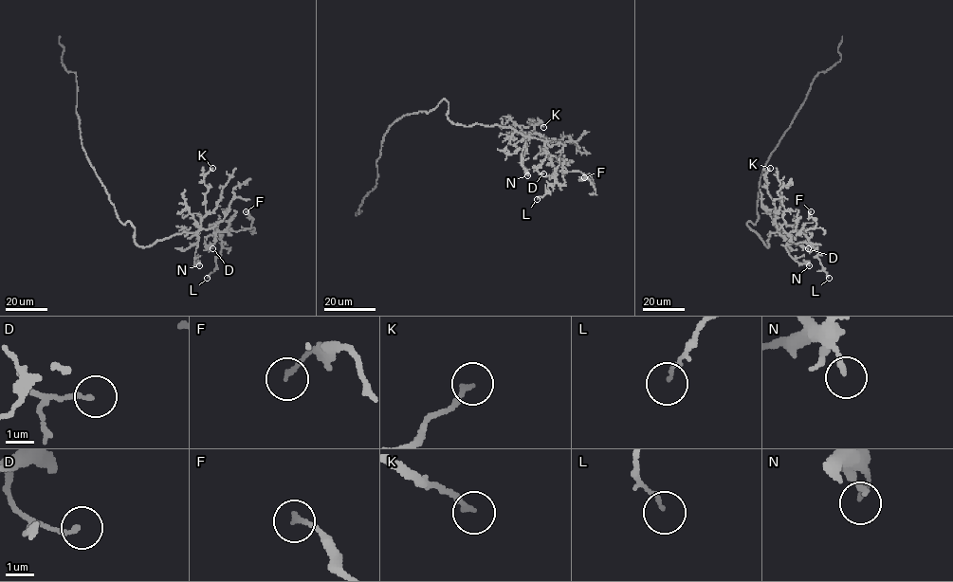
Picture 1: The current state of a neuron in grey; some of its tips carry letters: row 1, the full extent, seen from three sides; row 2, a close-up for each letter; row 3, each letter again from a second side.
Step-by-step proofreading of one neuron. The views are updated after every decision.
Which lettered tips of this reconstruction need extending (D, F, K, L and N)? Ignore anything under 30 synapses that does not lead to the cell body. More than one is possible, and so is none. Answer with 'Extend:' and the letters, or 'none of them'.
Extend: none of them

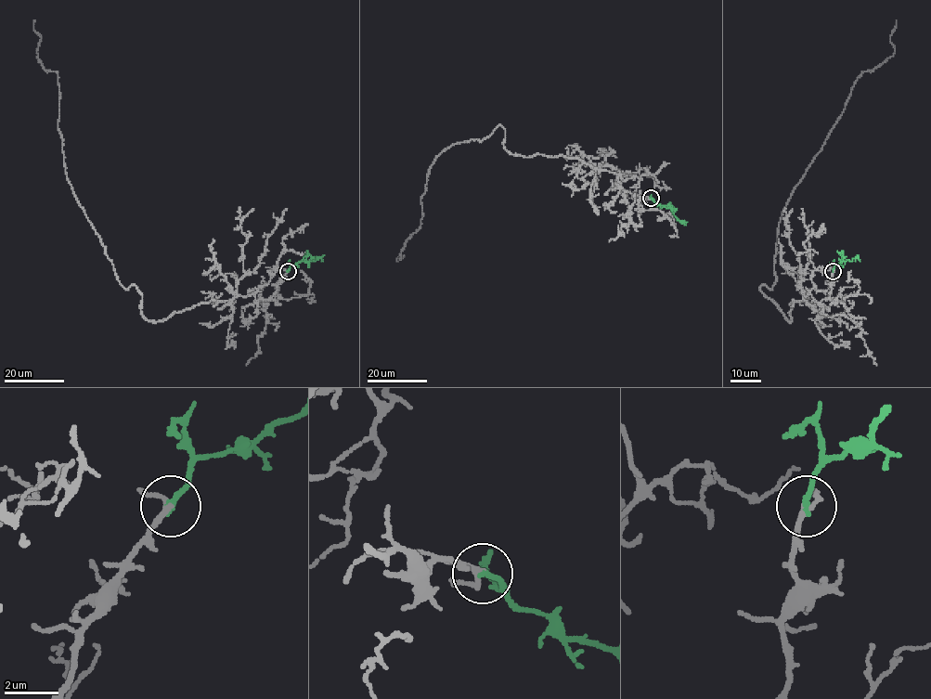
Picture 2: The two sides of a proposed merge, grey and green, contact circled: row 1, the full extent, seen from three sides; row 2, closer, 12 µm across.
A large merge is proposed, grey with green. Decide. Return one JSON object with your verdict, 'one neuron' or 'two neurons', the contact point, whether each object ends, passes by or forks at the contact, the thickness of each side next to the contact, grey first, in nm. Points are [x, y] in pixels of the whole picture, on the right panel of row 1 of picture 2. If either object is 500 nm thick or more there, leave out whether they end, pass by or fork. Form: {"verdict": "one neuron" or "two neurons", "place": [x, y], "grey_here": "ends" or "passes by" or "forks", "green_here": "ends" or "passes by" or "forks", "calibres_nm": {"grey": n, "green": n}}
{"verdict": "one neuron", "place": [833, 271], "grey_here": "passes by", "green_here": "ends", "calibres_nm": {"grey": 190, "green": 200}}

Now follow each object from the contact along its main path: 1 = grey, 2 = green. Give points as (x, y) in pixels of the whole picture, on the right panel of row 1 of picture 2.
1: (833, 271), (789, 322), (760, 289), (783, 208), (855, 81), (895, 51), (896, 20)
2: (833, 271), (842, 261), (854, 258), (860, 261)

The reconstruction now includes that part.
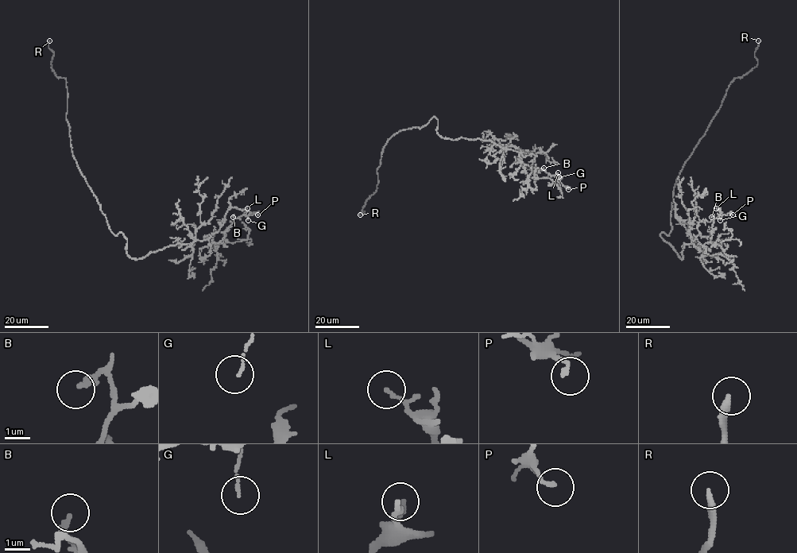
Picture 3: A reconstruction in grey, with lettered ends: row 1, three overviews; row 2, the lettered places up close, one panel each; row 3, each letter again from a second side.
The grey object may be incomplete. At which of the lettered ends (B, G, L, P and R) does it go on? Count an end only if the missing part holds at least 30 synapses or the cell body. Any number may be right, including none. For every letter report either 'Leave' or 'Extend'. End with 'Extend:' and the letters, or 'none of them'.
B: Leave
G: Leave
L: Leave
P: Leave
R: Extend
Extend: R

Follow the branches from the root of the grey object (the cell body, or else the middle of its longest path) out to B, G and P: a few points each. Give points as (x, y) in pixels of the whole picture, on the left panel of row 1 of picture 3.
B: (108, 226), (115, 236), (123, 234), (127, 253), (138, 259), (178, 243), (218, 243), (233, 217)
G: (108, 226), (138, 259), (178, 243), (218, 243), (235, 218), (248, 220)
P: (108, 226), (115, 236), (123, 234), (127, 253), (138, 259), (178, 243), (218, 243), (235, 218), (257, 214)

